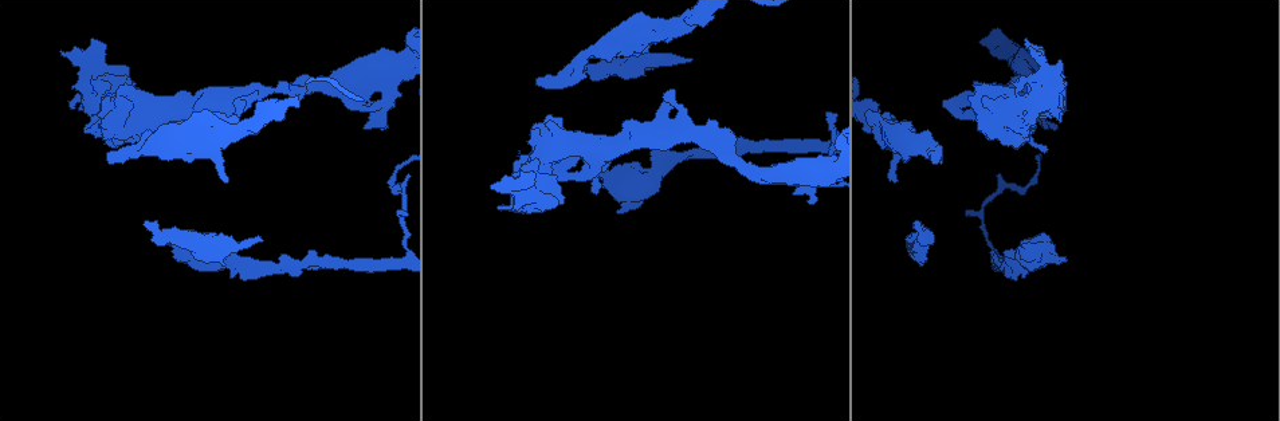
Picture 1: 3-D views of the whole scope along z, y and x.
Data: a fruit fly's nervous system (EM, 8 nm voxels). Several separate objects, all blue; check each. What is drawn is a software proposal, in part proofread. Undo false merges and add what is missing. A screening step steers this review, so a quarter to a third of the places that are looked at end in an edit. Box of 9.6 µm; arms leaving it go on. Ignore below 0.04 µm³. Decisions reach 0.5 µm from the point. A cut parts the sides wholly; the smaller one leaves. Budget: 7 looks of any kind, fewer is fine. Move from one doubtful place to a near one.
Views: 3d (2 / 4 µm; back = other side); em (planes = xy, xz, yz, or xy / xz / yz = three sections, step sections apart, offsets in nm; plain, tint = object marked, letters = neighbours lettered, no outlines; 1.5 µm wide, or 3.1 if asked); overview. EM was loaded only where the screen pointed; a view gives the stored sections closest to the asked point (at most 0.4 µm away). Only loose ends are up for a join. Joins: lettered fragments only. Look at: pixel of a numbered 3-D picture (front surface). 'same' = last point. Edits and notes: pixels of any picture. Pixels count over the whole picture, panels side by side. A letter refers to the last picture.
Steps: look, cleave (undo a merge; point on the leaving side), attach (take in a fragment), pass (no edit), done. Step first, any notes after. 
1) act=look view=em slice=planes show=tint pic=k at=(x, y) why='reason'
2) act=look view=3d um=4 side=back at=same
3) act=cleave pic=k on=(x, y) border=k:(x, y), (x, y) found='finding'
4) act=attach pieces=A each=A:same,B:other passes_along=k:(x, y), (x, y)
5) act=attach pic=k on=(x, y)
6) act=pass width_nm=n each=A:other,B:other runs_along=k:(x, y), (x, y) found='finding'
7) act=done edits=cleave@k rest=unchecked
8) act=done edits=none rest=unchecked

act=look view=em slice=yz step=8 show=letters pic=1 at=(606, 172) why='free end'

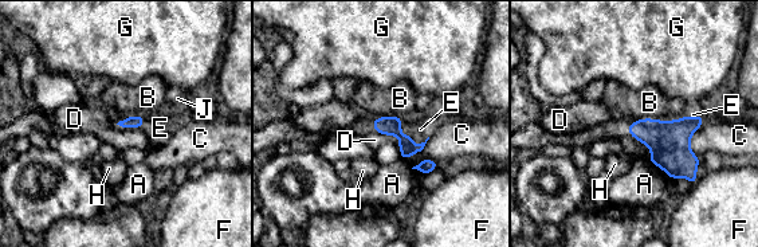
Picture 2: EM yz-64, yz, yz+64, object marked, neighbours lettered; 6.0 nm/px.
act=attach pieces=E each=A:other,B:other,C:other,D:other,E:same,F:other,G:other,H:other,J:other passes_along=2:(385, 125), (409, 136), (420, 129) found='it goes on there'

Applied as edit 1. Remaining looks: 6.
act=look view=overview why='see it whole again'

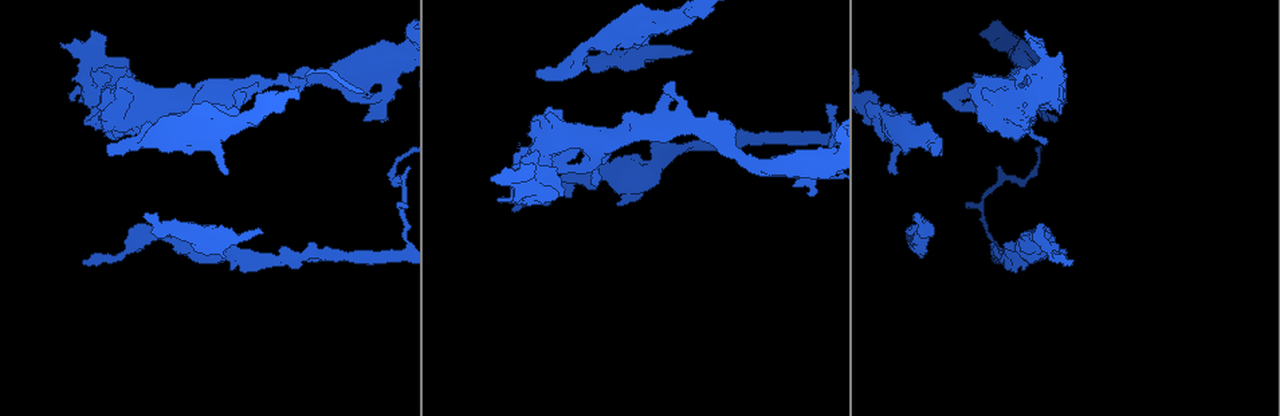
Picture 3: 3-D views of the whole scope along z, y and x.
act=look view=3d um=4 side=back pic=3 at=(690, 50) why='free end'

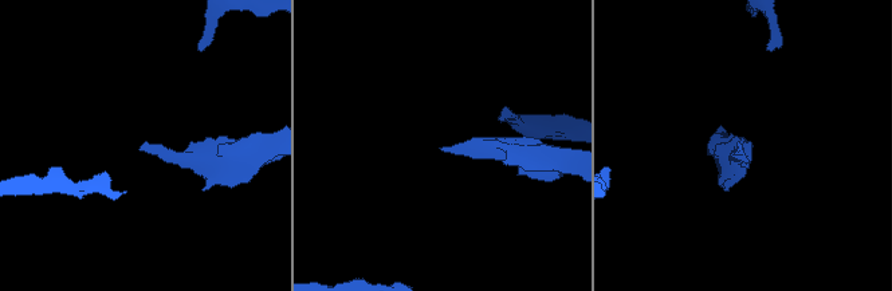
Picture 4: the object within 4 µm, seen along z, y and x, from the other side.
act=look view=em slice=yz step=8 show=letters pic=4 at=(444, 147)

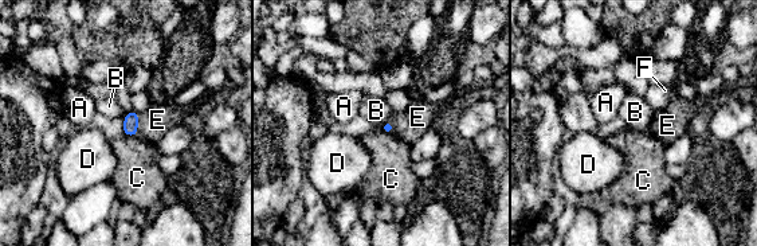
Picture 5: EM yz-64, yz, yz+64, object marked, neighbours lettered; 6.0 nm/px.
act=look view=em slice=xy step=4 show=letters at=same why='cut it another way'

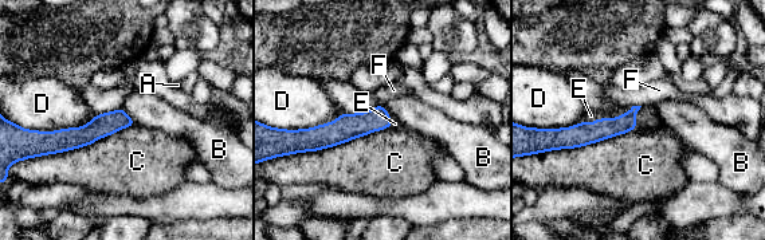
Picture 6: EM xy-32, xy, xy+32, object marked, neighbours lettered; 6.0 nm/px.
act=attach pieces=E each=A:other,B:other,C:other,D:other,E:same,F:other found='the cell continues'

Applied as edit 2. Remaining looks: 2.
act=look view=overview why='see it whole again'

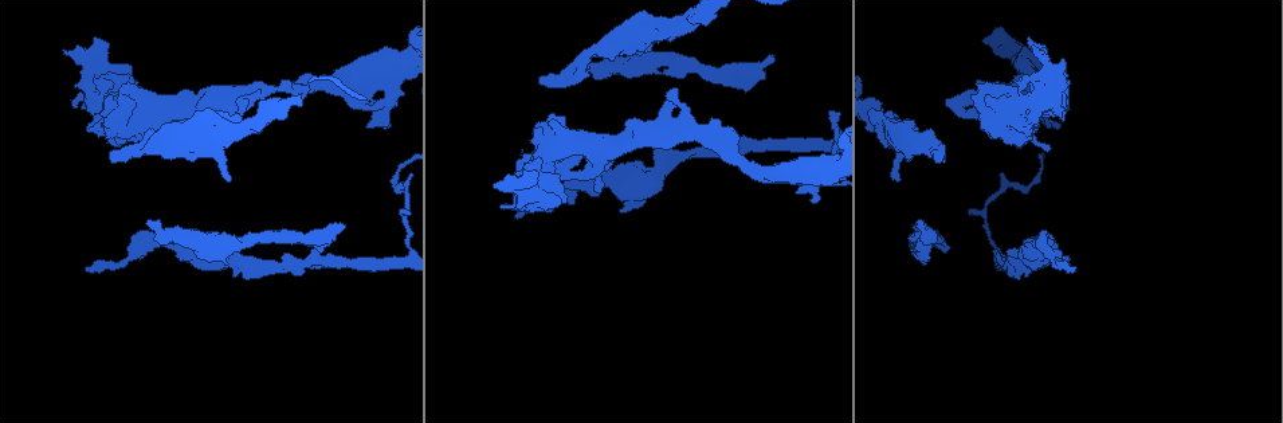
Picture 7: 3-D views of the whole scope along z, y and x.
act=look view=em slice=planes show=letters pic=7 at=(113, 163) why='an open end'

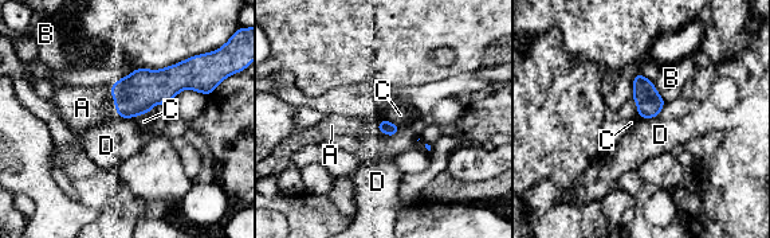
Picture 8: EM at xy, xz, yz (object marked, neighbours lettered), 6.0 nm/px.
act=attach pieces=A longest_contact=A:190nm each=A:same,B:other,C:other,D:other found='it goes on there'

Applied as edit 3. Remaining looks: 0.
act=done edits=attach@2,attach@6,attach@8 rest=unchecked

